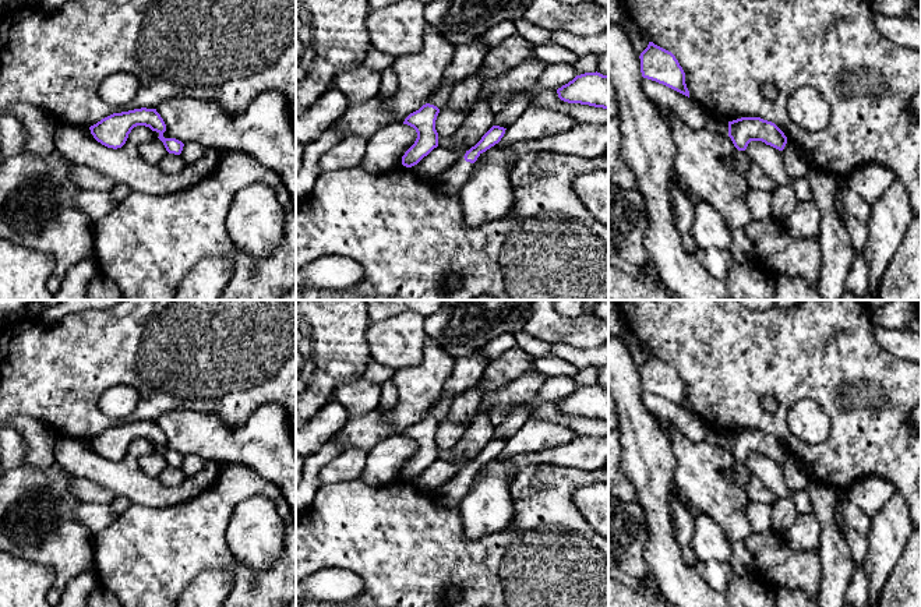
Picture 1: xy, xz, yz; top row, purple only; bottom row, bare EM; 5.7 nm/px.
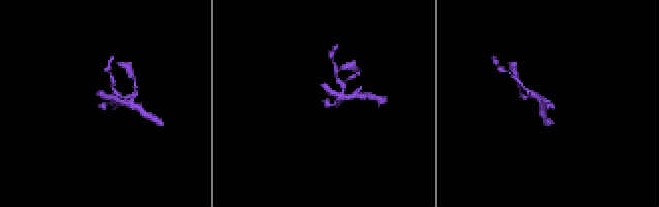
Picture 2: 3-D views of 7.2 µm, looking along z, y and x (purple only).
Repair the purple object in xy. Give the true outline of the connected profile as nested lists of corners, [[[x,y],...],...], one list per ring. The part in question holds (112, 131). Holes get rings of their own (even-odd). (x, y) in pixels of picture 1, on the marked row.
[[[134,109],[121,113],[113,113],[96,124],[91,126],[91,134],[93,138],[107,148],[121,148],[131,130],[137,126],[149,127],[159,134],[159,140],[163,142],[169,153],[180,155],[184,144],[176,138],[165,138],[166,124],[156,109]]]

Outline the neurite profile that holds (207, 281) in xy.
[[[204,258],[181,280],[174,300],[219,300],[232,276],[232,260]]]

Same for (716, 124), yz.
[[[710,116],[705,124],[705,128],[720,135],[728,135],[728,121],[720,117]]]

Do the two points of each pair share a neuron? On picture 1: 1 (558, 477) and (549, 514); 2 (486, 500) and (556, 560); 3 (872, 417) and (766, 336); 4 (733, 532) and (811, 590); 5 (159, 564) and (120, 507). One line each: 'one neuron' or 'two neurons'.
1: one neuron
2: two neurons
3: one neuron
4: two neurons
5: two neurons

